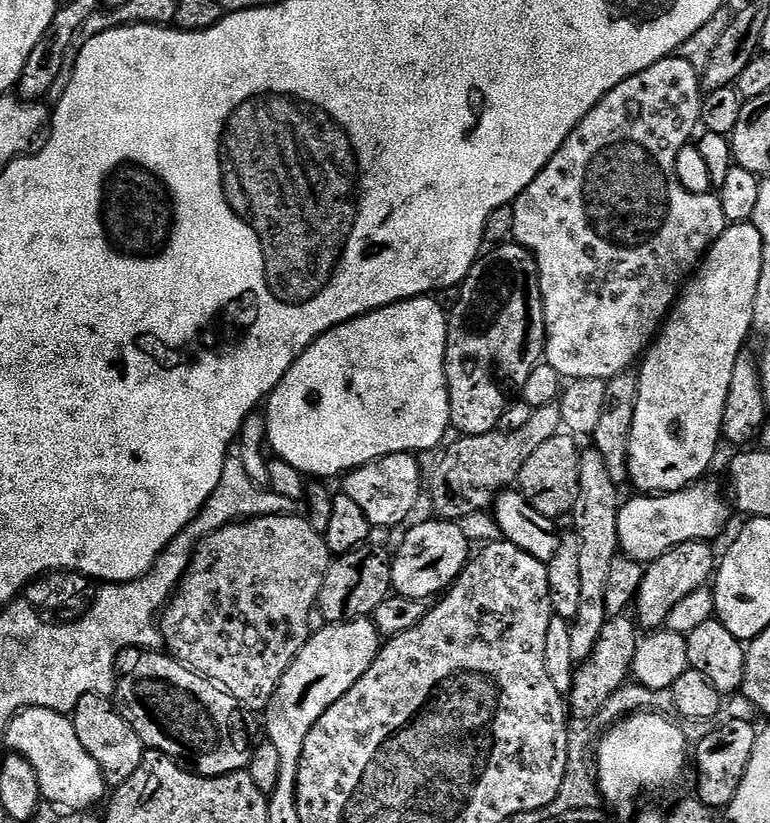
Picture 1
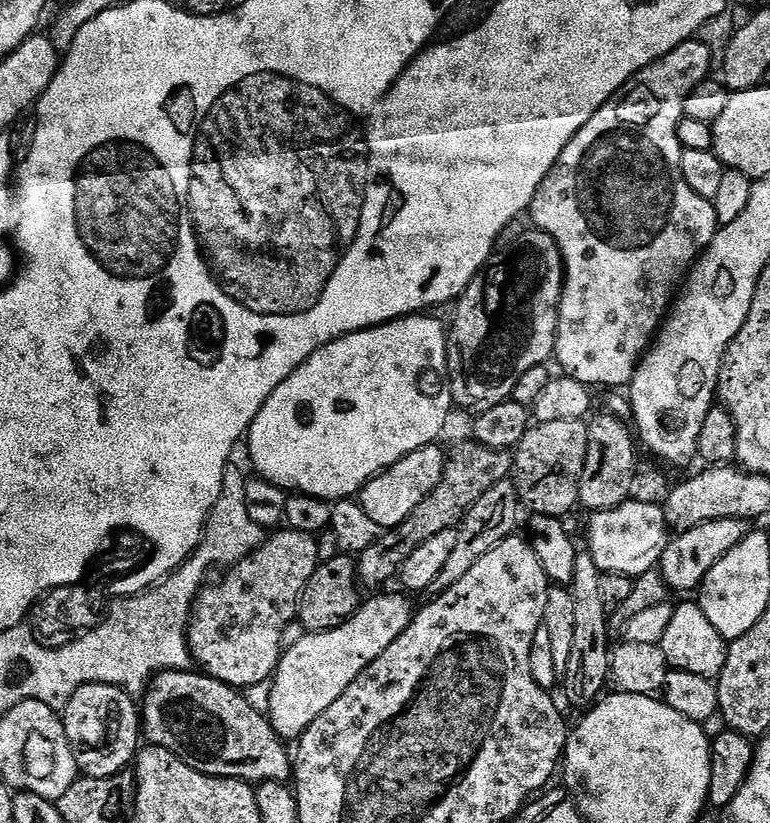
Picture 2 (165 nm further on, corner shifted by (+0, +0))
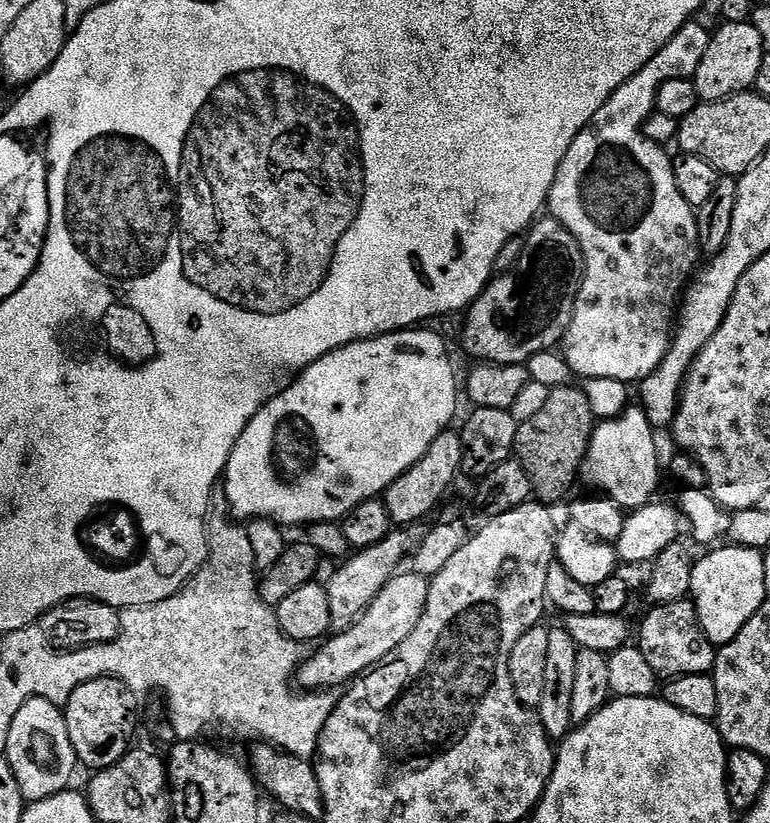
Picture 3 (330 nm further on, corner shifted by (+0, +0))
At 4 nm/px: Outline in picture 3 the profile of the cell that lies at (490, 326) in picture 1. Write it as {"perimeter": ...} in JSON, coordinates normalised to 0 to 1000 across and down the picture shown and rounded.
{"perimeter":[[[697,266],[684,283],[681,303],[675,305],[669,323],[661,330],[640,334],[625,360],[605,375],[601,385],[604,425],[618,440],[684,443],[688,435],[721,424],[738,405],[757,333],[758,310],[745,284],[740,284],[740,279],[731,277],[722,267]]]}

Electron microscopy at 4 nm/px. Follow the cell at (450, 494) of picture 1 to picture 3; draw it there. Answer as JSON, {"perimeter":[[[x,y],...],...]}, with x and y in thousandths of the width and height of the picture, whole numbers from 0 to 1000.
{"perimeter":[[[509,645],[501,655],[496,659],[491,659],[491,663],[481,663],[479,666],[466,667],[466,670],[461,673],[453,674],[451,679],[440,687],[439,693],[434,697],[434,702],[430,702],[425,711],[426,730],[429,731],[429,736],[432,739],[430,757],[430,762],[432,764],[445,765],[453,763],[458,753],[462,752],[465,741],[471,741],[477,739],[478,735],[483,734],[486,731],[486,727],[491,727],[491,722],[501,712],[501,707],[506,707],[509,701],[521,694],[522,687],[519,687],[519,684],[522,684],[523,680],[526,684],[527,677],[531,674],[532,667],[538,661],[538,656],[534,656],[534,654],[525,646],[529,645]]]}

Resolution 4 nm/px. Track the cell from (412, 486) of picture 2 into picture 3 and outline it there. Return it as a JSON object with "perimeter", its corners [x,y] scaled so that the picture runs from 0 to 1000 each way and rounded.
{"perimeter":[[[578,522],[571,531],[553,547],[553,552],[532,571],[527,571],[516,583],[496,599],[501,620],[506,625],[510,638],[530,639],[551,632],[571,612],[571,606],[582,598],[582,592],[599,577],[600,537],[597,525]]]}

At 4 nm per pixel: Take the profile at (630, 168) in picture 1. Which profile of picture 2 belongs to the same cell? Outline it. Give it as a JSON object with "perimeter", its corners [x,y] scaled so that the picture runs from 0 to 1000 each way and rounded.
{"perimeter":[[[900,46],[886,51],[857,73],[851,73],[826,92],[819,92],[775,134],[771,143],[766,143],[766,148],[761,148],[761,153],[756,153],[756,158],[751,158],[751,163],[745,163],[745,168],[740,168],[735,182],[730,182],[725,197],[717,203],[714,211],[709,211],[704,226],[699,226],[699,231],[694,236],[688,254],[688,264],[691,262],[692,270],[696,271],[692,273],[700,281],[714,284],[714,289],[719,289],[719,294],[725,294],[725,304],[732,315],[732,351],[727,363],[727,385],[722,402],[719,437],[721,441],[725,440],[732,446],[729,447],[731,456],[744,457],[751,464],[765,469],[781,467],[784,471],[795,471],[790,474],[809,473],[805,471],[809,467],[810,470],[819,468],[826,447],[831,442],[831,434],[842,426],[852,405],[857,402],[881,351],[887,346],[899,322],[913,311],[922,299],[922,294],[930,287],[932,273],[925,244],[901,236],[901,231],[896,231],[896,226],[891,226],[891,216],[886,216],[886,202],[883,200],[886,181],[878,162],[883,156],[884,146],[890,145],[888,125],[891,119],[897,114],[901,104],[921,96],[923,87],[919,86],[923,85],[925,77],[927,77],[925,62],[910,49]]]}

